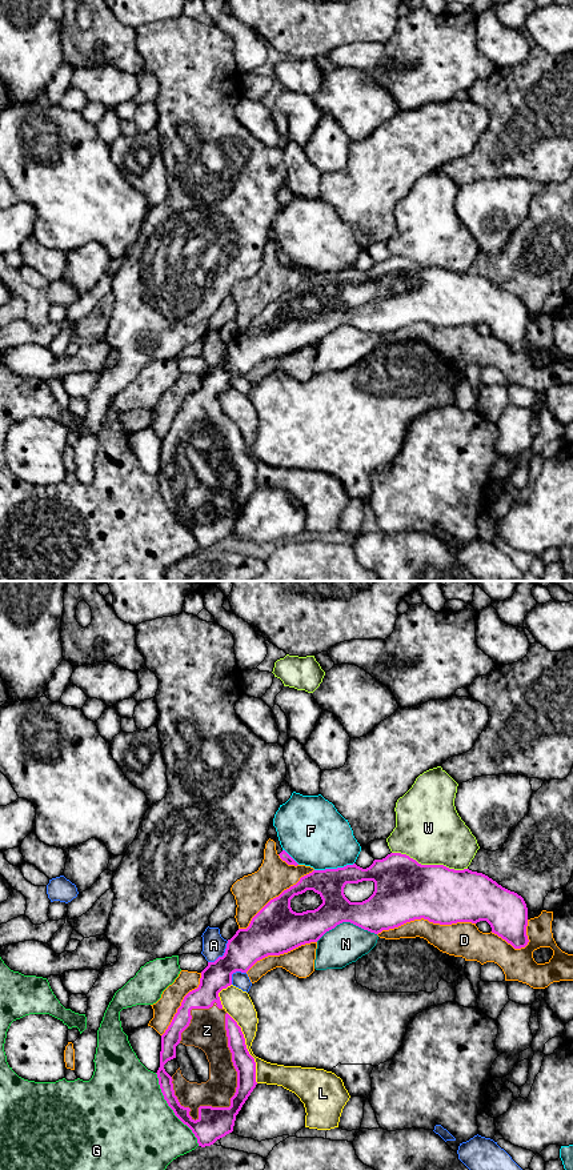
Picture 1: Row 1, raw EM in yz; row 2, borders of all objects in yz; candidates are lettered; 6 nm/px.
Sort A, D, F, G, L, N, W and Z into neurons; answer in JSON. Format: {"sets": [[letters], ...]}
{"sets": [["A"], ["D"], ["F"], ["G"], ["L"], ["N"], ["W"], ["Z"]]}

